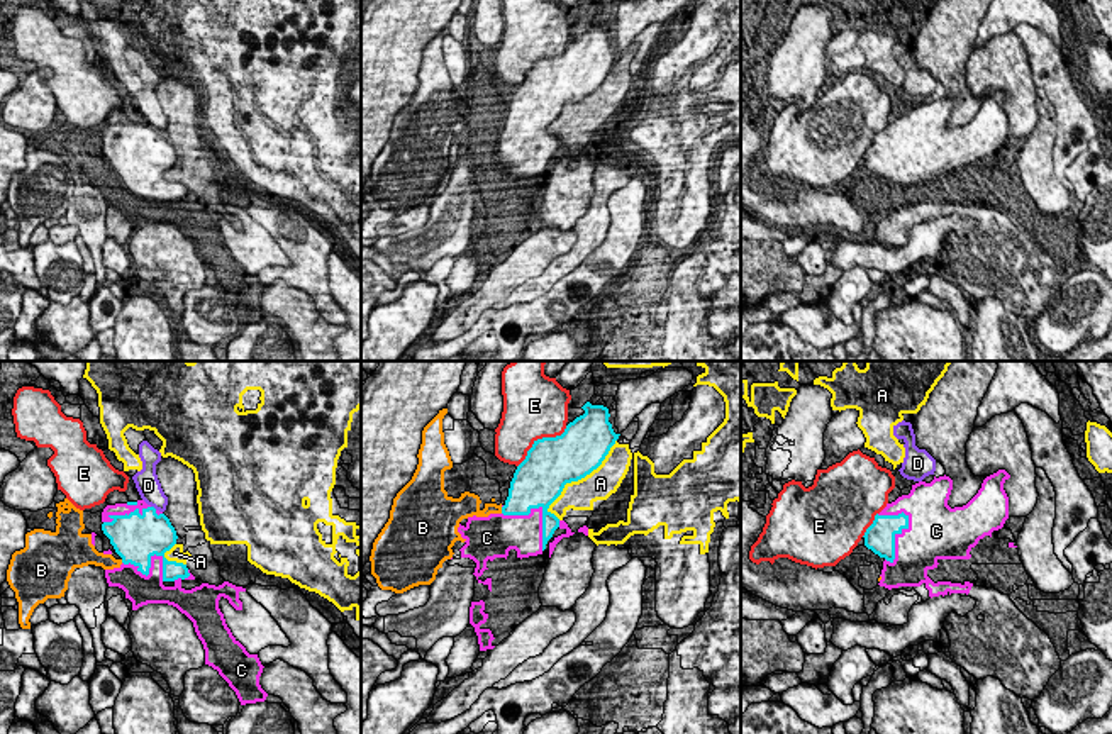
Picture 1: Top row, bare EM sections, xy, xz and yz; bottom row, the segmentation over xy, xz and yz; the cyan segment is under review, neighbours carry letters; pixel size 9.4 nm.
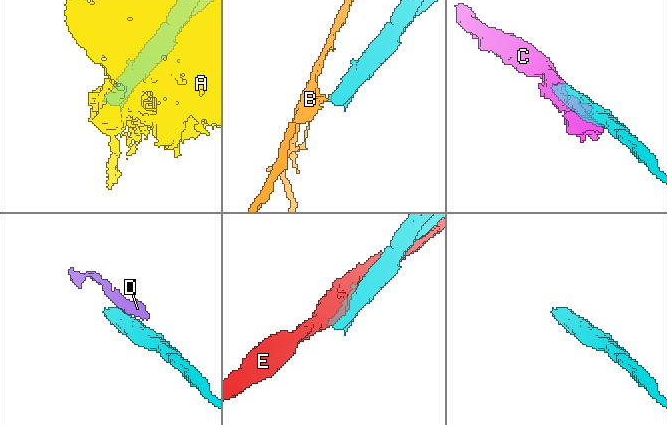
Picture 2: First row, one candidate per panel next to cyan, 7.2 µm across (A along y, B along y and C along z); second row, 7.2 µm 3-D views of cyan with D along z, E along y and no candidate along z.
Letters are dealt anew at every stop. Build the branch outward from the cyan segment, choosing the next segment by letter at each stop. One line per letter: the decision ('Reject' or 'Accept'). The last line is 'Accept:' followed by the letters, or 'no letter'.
A: Reject
B: Reject
C: Accept
D: Reject
E: Reject
Accept: C

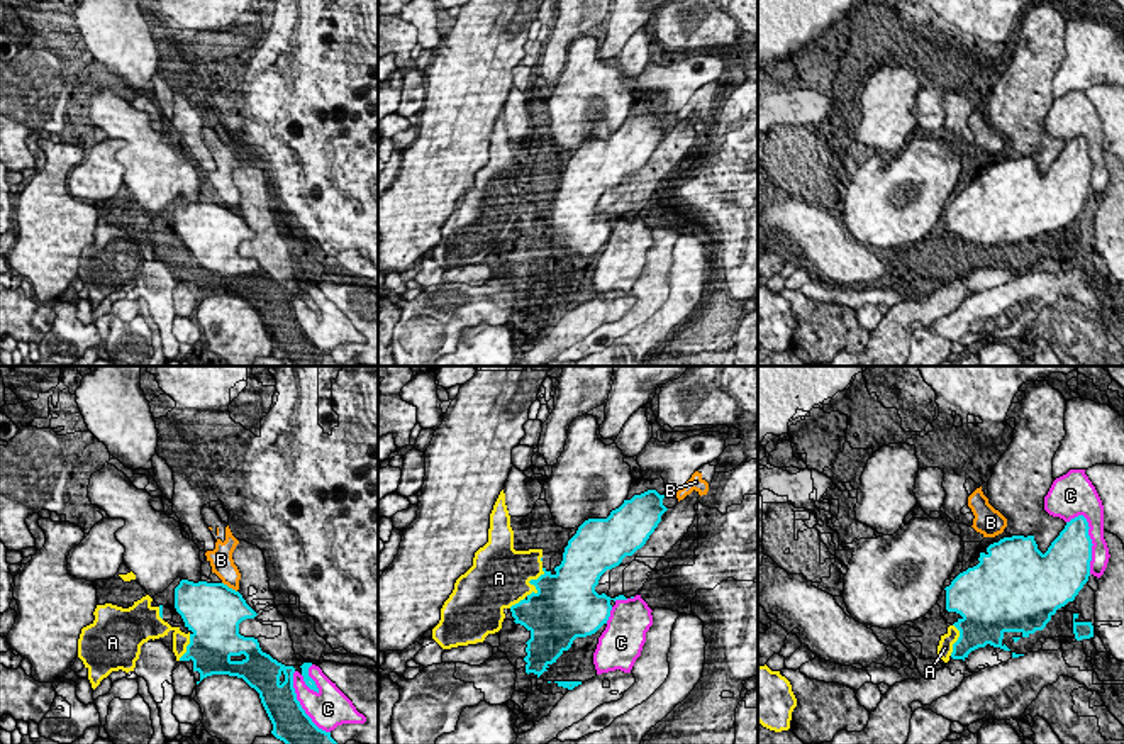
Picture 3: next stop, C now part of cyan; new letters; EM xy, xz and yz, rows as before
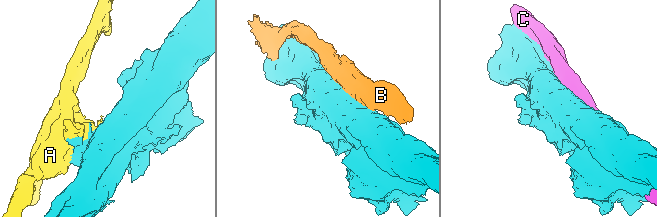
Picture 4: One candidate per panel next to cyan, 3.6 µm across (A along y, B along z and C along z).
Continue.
A: Reject
B: Reject
C: Reject
Accept: no letter

